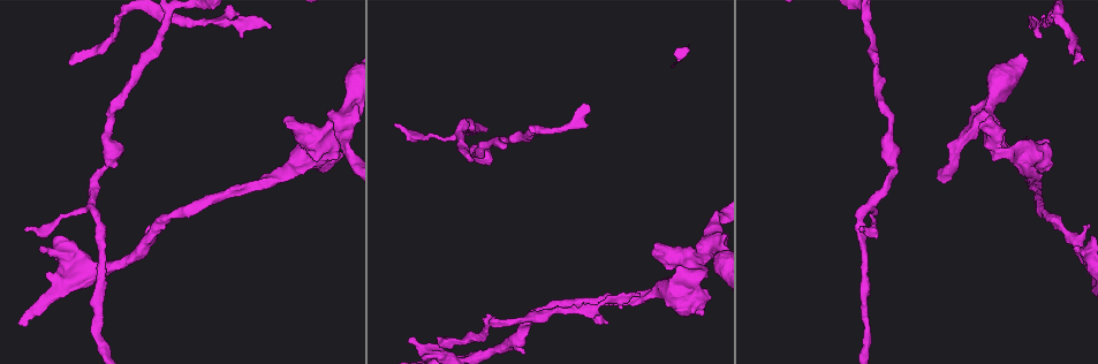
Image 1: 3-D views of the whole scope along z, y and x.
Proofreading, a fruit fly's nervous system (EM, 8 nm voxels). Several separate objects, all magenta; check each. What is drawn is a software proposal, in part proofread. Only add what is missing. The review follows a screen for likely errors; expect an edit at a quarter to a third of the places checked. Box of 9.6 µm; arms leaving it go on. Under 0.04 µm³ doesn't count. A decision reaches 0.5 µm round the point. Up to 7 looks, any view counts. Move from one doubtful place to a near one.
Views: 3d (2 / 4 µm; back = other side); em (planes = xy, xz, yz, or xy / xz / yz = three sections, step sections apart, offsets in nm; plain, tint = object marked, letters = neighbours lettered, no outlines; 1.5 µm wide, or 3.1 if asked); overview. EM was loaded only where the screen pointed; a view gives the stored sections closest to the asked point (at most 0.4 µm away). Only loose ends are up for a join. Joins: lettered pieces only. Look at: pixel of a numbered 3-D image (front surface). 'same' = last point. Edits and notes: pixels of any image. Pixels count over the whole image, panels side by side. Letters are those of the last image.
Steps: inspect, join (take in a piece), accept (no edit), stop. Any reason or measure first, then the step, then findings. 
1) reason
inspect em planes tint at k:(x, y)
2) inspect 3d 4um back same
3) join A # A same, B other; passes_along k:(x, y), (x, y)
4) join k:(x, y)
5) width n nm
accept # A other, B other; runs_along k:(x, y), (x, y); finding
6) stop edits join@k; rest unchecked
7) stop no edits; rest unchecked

an open end
inspect 3d 4um back at 1:(42, 248)

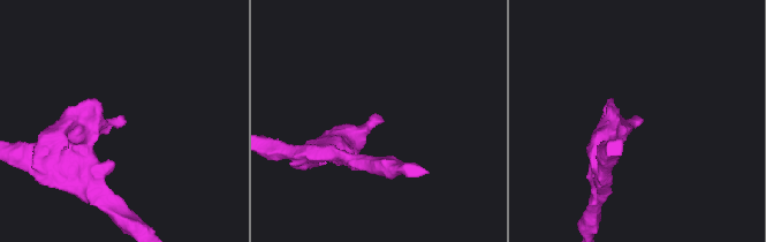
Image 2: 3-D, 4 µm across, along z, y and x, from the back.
shape alone is not enough
inspect em planes letters at 2:(382, 121)

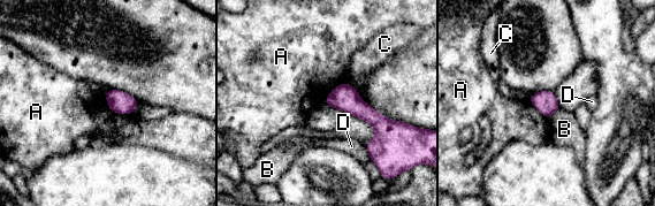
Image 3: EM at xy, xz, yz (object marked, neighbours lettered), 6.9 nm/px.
accept # A other, B other, C other, D other; runs_along 3:(328, 100), (348, 100), (391, 126); none of them fits

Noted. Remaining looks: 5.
free end
inspect 3d 4um at 1:(438, 337)

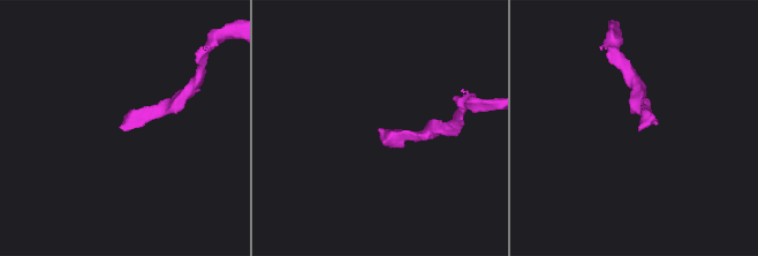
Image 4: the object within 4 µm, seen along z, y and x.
shape alone is not enough
inspect em planes tint at 4:(377, 129)

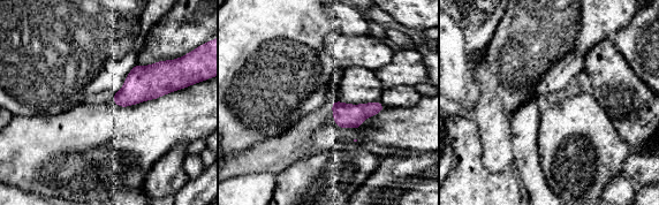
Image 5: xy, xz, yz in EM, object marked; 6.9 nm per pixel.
inspect em planes letters same

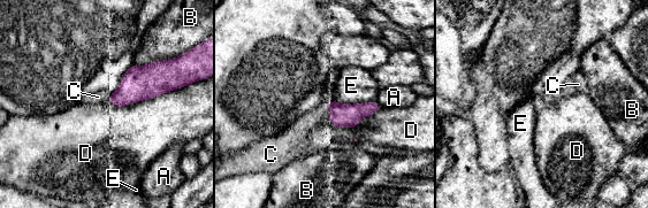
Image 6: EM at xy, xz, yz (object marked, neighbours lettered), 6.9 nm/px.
join C # A other, B other, C same, D other, E other; the cell continues

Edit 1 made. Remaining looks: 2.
stop edits join@6; rest unchecked

